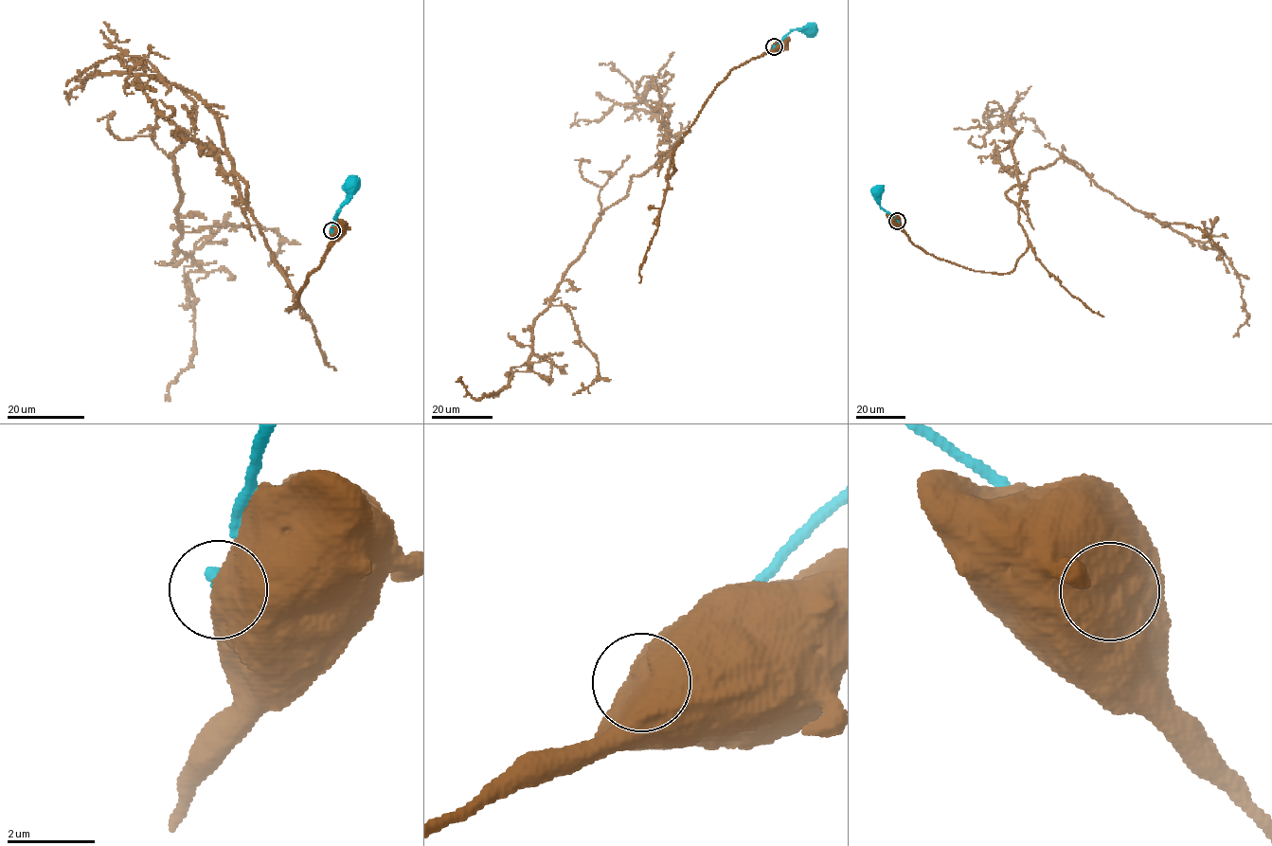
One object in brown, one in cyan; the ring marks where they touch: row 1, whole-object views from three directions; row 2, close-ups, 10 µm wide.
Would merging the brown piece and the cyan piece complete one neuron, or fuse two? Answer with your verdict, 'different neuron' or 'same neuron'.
different neuron

